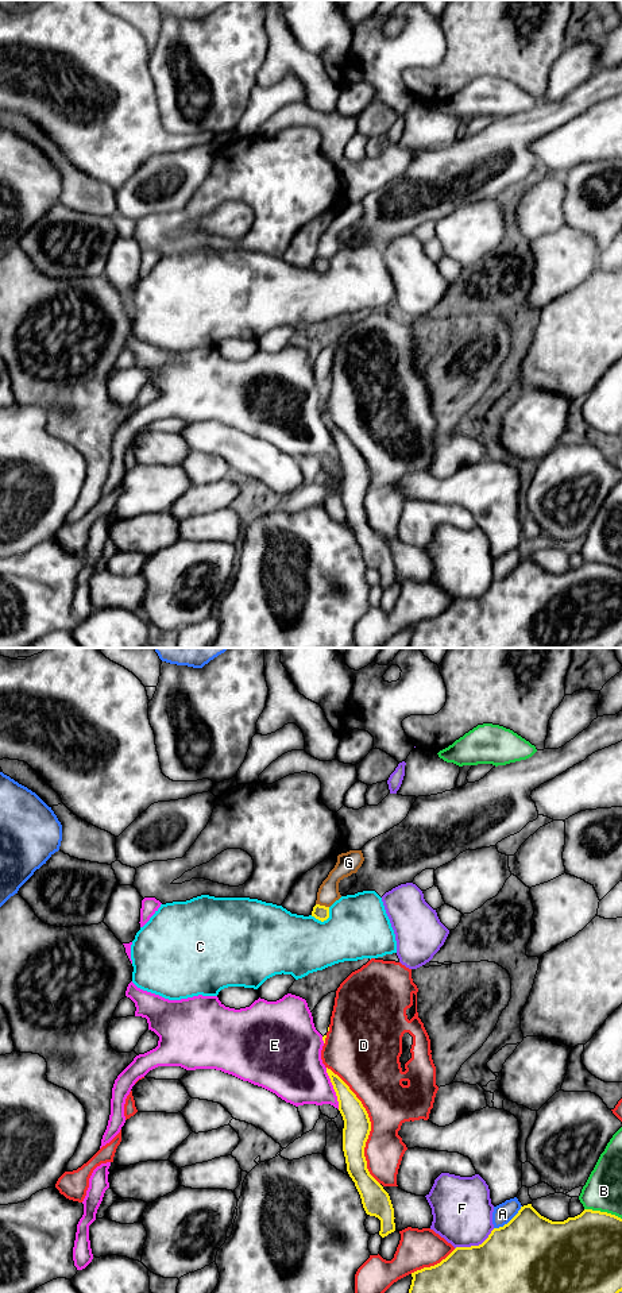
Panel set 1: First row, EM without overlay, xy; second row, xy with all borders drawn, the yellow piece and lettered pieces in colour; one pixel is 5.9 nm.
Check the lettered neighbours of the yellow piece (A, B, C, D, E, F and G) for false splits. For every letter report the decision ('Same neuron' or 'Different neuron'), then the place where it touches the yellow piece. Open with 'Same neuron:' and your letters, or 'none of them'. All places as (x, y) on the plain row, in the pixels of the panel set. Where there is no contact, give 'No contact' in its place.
Same neuron: none of them
A: Different neuron. Touches yellow at xy (510, 572)
B: Different neuron. Touches yellow at xy (603, 564)
C: Different neuron. Touches yellow at xy (324, 271)
D: Different neuron. Touches yellow at xy (370, 477)
E: Different neuron. Touches yellow at xy (333, 440)
F: Different neuron. Touches yellow at xy (475, 598)
G: Different neuron. Touches yellow at xy (323, 258)

